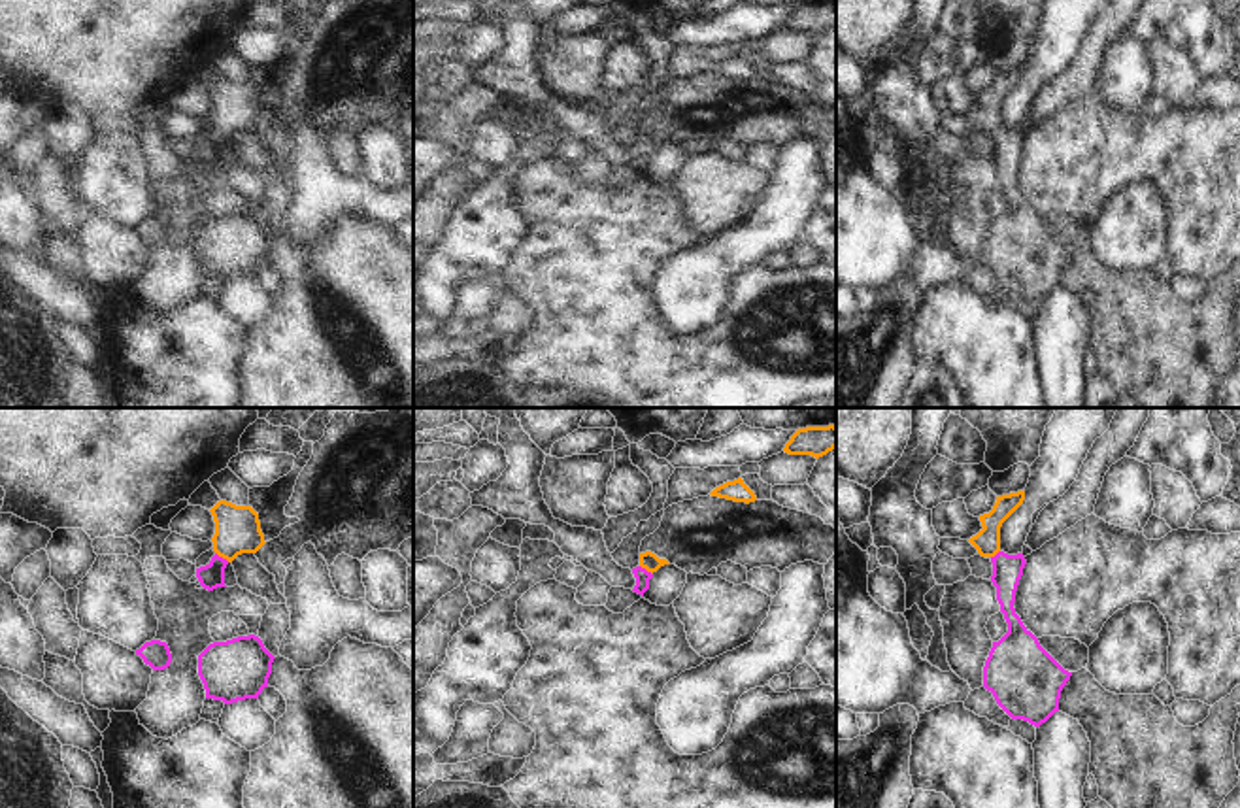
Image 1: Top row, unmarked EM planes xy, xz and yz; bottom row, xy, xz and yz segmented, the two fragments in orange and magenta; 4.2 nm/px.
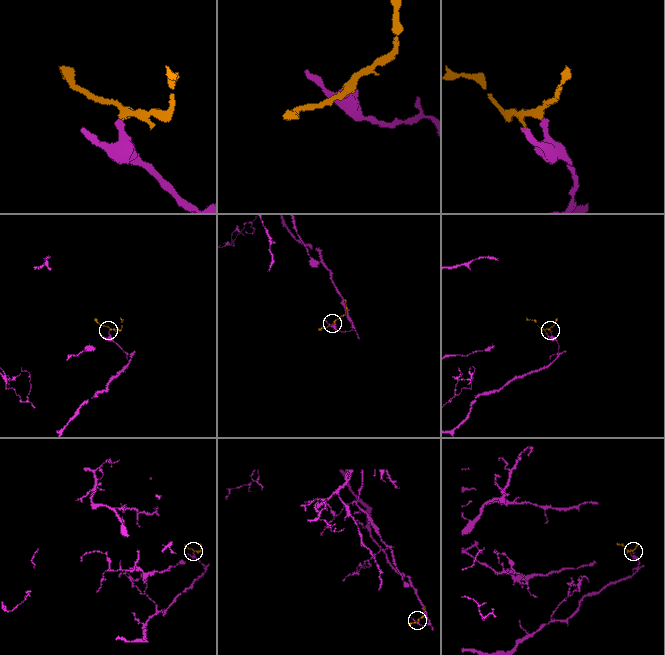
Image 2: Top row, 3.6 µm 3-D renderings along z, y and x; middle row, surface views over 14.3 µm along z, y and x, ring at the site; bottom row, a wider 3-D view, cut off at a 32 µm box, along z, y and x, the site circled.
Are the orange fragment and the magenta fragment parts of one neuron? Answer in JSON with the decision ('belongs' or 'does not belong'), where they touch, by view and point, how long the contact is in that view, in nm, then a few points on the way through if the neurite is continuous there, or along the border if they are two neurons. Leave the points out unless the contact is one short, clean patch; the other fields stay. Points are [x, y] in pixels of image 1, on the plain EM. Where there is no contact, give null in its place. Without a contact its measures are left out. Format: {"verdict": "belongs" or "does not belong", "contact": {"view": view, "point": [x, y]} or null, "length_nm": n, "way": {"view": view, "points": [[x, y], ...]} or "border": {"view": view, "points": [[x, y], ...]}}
{"verdict": "belongs", "contact": {"view": "xy", "point": [223, 134]}, "length_nm": 80, "way": {"view": "xy", "points": [[238, 108], [229, 117], [223, 134], [210, 153]]}}

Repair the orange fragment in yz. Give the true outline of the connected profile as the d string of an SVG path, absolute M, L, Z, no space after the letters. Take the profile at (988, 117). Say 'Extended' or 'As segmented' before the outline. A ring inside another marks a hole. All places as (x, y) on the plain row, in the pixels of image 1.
Extended. M1025 68L997 74L989 91L980 93L981 108L968 119L993 140L991 159L1008 200L1008 210L993 219L983 244L983 264L1012 295L1034 304L1059 289L1061 268L1072 249L1064 247L1023 202L1015 191L1015 168L1027 142L1023 130L1008 132L1000 126L1002 100L1023 81Z

